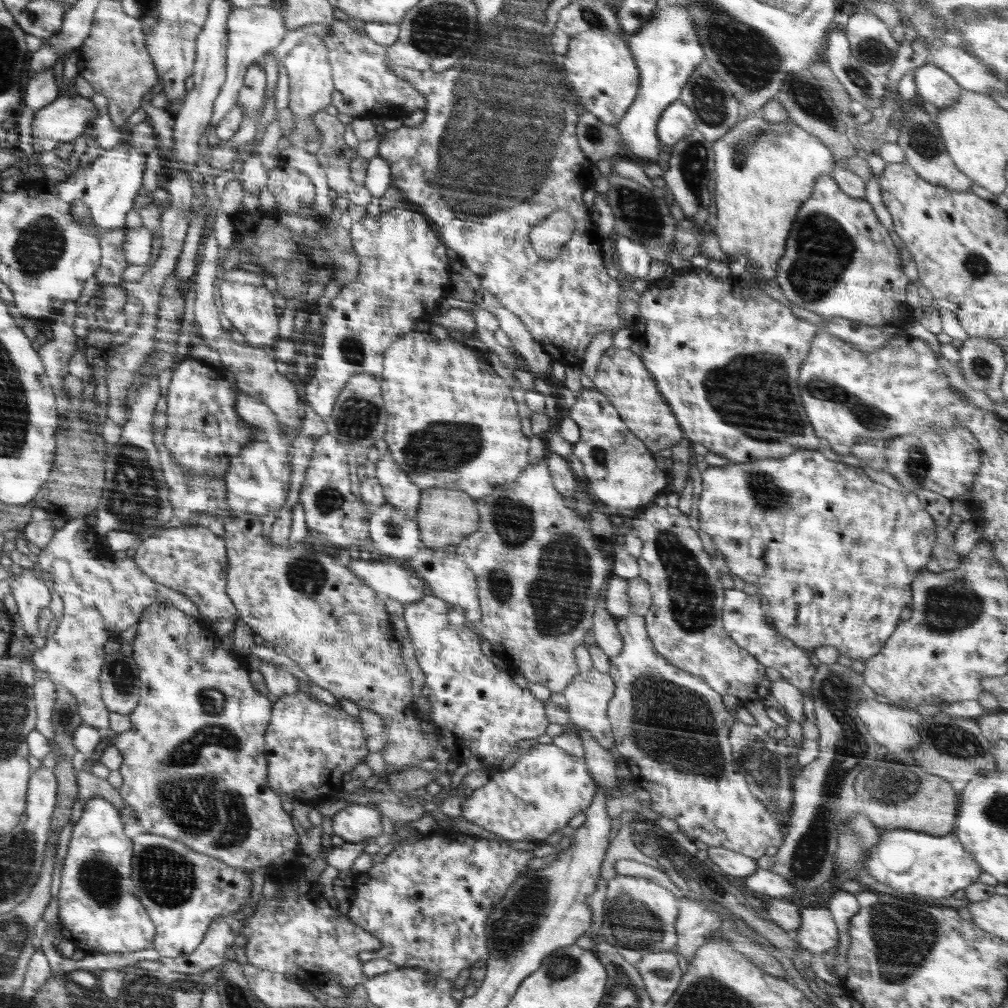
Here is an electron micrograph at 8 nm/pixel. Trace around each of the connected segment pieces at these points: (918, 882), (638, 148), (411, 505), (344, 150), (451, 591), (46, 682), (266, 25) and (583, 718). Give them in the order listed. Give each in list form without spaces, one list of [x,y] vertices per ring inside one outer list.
[[[908,829],[882,830],[881,839],[869,848],[863,868],[879,888],[920,899],[948,898],[978,882],[982,872],[980,865],[965,851],[954,832],[942,836]]]
[[[660,4],[654,18],[642,26],[637,33],[627,35],[626,43],[632,53],[640,75],[640,90],[626,114],[616,124],[619,130],[619,141],[630,150],[634,157],[656,162],[661,148],[657,135],[657,122],[669,104],[679,100],[682,89],[688,82],[693,70],[705,60],[704,49],[700,44],[698,33],[690,14],[683,8]]]
[[[390,451],[387,452],[376,464],[376,479],[382,487],[385,502],[407,518],[416,518],[422,490],[410,482],[408,475],[396,466]]]
[[[325,110],[317,113],[313,119],[323,132],[315,157],[326,172],[329,188],[348,198],[352,204],[368,206],[372,200],[371,192],[365,186],[354,184],[351,179],[350,165],[357,156],[357,149],[350,149],[344,142],[345,124]]]
[[[421,545],[414,556],[397,559],[395,561],[398,562],[400,566],[404,566],[406,570],[414,572],[414,574],[427,585],[431,594],[446,601],[450,607],[457,607],[463,610],[469,625],[473,625],[475,621],[481,619],[478,587],[474,574],[472,574],[470,568],[468,568],[464,559],[458,553],[445,556],[439,553],[436,548]]]
[[[44,672],[38,673],[34,685],[34,698],[38,707],[38,732],[52,739],[54,727],[52,723],[53,706],[56,698],[56,684]]]
[[[275,4],[270,6],[233,8],[229,15],[229,46],[227,49],[225,82],[218,94],[213,110],[213,120],[210,127],[218,123],[237,105],[242,86],[245,84],[245,74],[250,66],[262,59],[273,48],[276,48],[284,39],[283,7]]]
[[[578,645],[575,649],[576,662],[579,666],[578,674],[570,681],[570,684],[561,691],[566,698],[568,715],[570,716],[570,728],[586,729],[600,746],[610,751],[614,746],[611,722],[608,720],[607,709],[610,699],[614,696],[615,686],[613,678],[609,674],[594,668],[591,656],[586,645]]]

